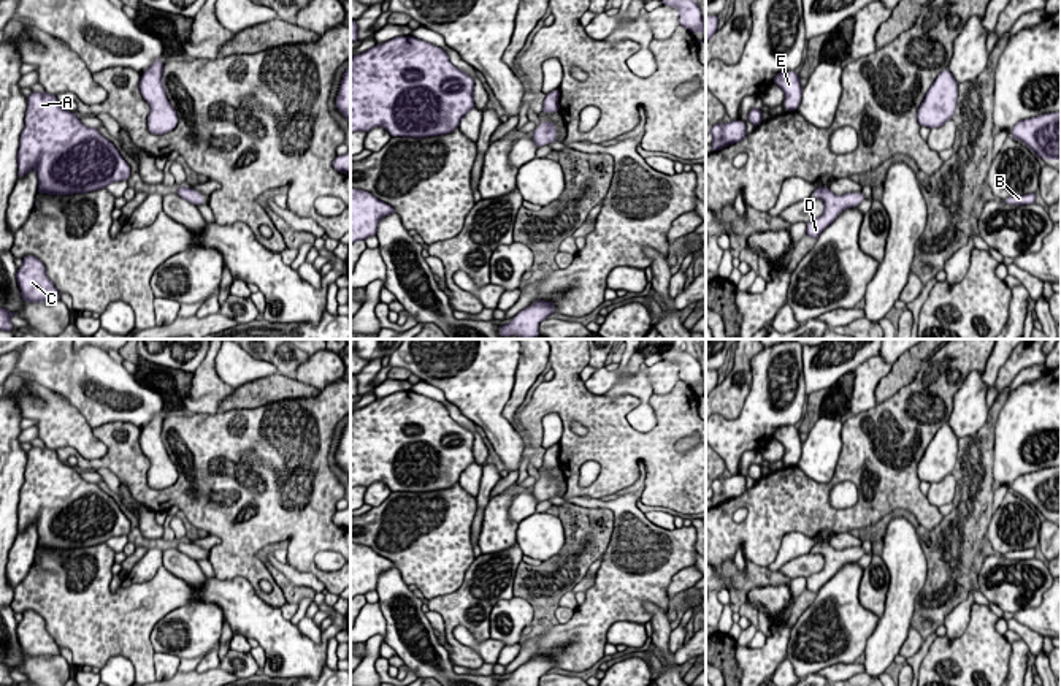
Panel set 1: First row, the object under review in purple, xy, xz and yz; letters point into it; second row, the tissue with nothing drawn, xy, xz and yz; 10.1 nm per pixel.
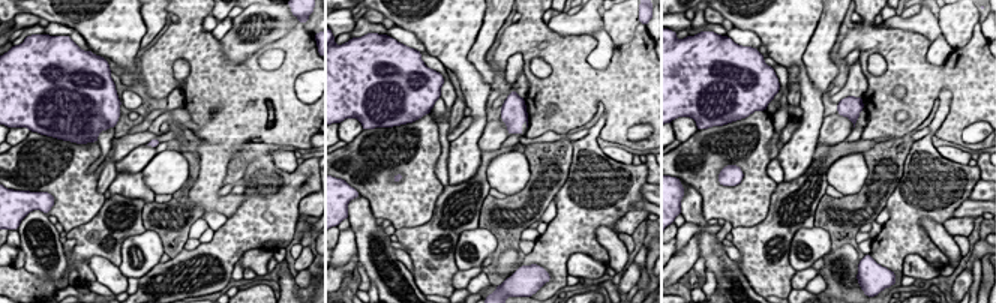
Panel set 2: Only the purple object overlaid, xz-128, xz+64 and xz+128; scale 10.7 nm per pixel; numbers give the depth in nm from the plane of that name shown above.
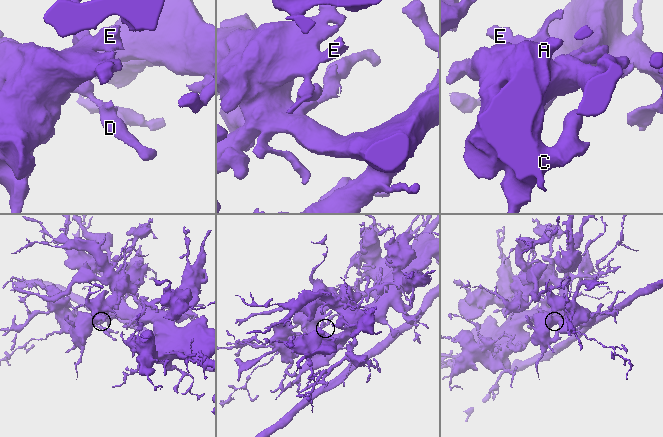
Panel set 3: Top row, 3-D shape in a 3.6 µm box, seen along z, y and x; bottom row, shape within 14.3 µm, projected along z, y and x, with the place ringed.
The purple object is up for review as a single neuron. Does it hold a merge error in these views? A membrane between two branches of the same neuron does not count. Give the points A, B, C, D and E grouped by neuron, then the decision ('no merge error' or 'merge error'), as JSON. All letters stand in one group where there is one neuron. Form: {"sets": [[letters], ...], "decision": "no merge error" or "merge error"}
{"sets": [["A", "B", "C", "D", "E"]], "decision": "no merge error"}

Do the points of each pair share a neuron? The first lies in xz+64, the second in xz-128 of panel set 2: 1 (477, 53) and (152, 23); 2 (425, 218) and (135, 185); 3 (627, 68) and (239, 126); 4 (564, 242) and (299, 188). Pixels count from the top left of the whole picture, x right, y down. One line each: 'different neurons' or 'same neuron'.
1: same neuron
2: different neurons
3: same neuron
4: same neuron

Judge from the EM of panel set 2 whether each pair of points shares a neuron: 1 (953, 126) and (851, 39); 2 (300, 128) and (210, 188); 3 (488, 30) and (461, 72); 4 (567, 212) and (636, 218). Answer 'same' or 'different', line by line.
1: same
2: same
3: different
4: different

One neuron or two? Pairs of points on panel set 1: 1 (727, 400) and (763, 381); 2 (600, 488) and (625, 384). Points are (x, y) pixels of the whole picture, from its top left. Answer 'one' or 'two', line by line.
1: two
2: two

